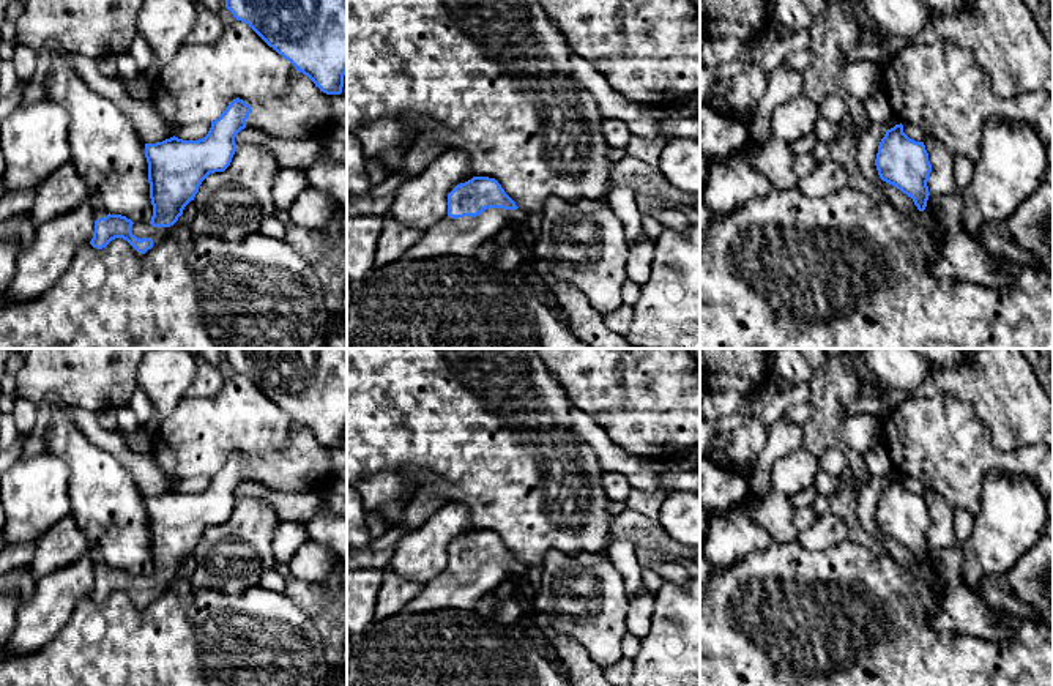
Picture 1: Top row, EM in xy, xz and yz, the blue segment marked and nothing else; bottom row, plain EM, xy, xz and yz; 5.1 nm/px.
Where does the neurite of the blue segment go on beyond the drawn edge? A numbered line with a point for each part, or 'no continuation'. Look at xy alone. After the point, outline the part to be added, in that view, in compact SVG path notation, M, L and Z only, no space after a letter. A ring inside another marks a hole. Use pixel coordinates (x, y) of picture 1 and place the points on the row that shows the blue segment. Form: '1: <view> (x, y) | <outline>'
1: xy (139, 229) | M134 222L131 227L132 235L137 238L151 238L153 246L158 244L167 233L170 227L153 227L150 222Z

